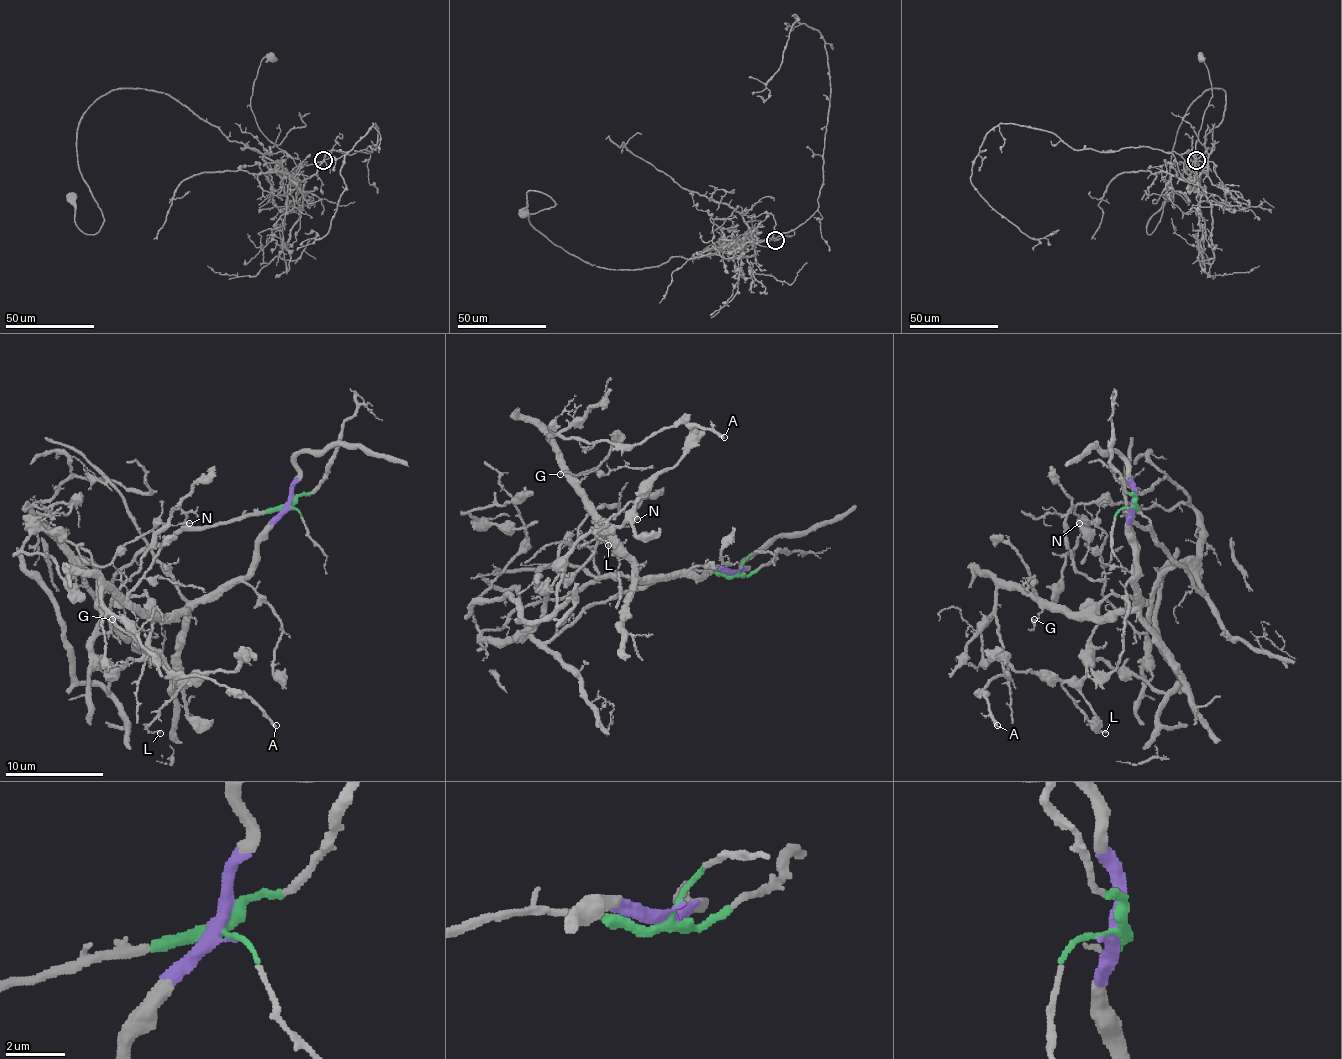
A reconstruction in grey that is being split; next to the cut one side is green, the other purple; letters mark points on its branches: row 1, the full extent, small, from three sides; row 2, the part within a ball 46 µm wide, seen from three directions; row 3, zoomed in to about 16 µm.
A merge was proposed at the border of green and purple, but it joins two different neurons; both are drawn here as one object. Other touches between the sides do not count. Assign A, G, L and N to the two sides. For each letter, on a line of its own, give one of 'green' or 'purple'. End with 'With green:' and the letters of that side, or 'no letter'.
A: purple
G: purple
L: green
N: green
With green: L, N

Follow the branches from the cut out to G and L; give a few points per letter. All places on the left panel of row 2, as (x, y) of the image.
G: (289, 504), (259, 543), (257, 565), (170, 617), (146, 617), (131, 607), (136, 622), (111, 620)
L: (289, 504), (183, 528), (99, 592), (86, 565), (91, 662), (108, 679), (158, 659), (185, 684), (160, 733)

